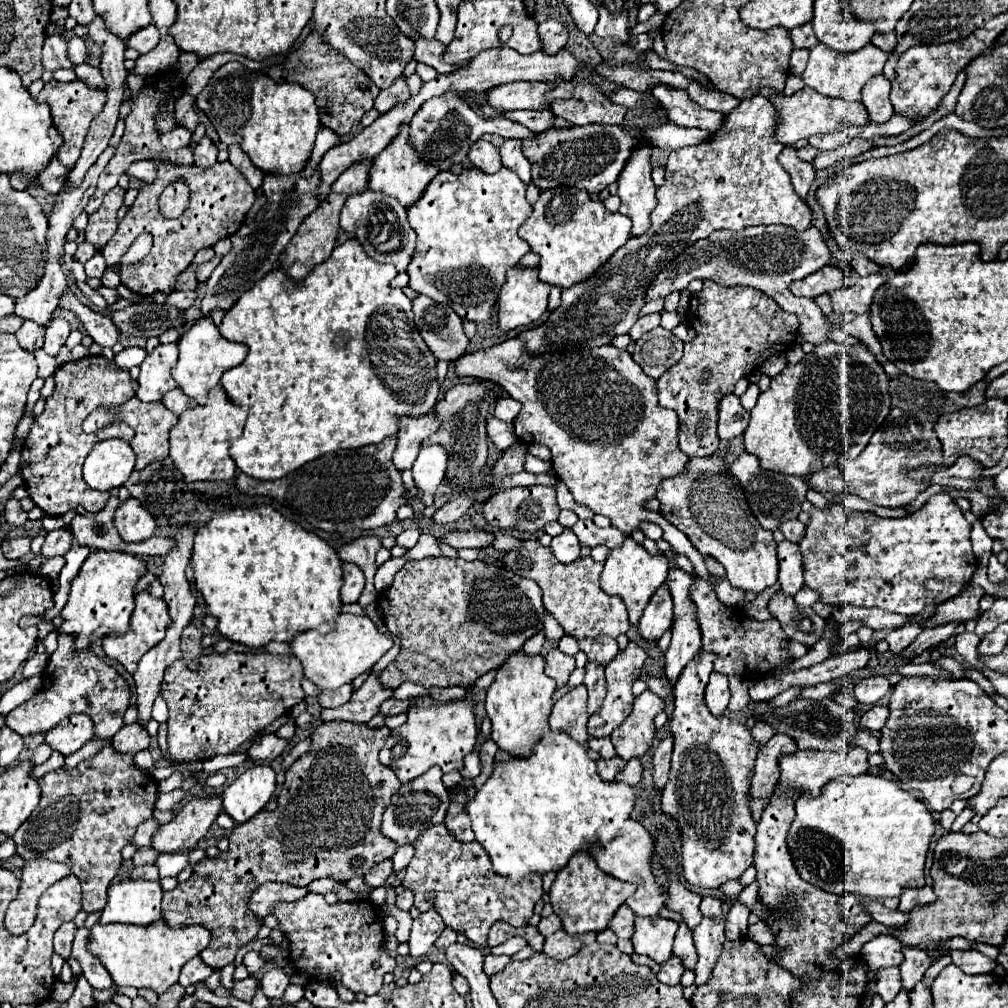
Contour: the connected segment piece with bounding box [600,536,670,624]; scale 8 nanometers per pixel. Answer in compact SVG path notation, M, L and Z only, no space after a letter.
M630 536L622 542L622 546L612 548L606 562L604 562L604 570L600 574L600 586L606 594L618 594L622 598L622 602L628 608L630 614L630 622L638 624L650 596L654 594L654 590L666 580L668 576L668 558L666 554L650 554L642 544L634 542Z

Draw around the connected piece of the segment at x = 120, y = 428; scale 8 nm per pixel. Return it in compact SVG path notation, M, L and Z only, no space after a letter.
M94 354L62 364L54 372L54 380L54 392L50 398L46 398L46 408L42 416L34 420L22 446L22 478L26 490L34 504L48 516L62 516L76 506L82 506L86 512L100 512L110 494L92 490L84 482L82 464L94 444L108 438L130 442L134 430L126 424L110 424L110 428L104 428L102 432L86 434L82 430L82 422L98 404L122 404L130 400L136 394L136 380L132 380L128 372L120 370L114 360Z

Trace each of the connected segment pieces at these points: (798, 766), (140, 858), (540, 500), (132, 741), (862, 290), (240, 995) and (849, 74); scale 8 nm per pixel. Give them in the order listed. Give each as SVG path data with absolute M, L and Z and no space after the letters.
M852 746L846 752L810 752L810 750L798 750L794 752L794 756L782 756L780 760L780 770L782 776L780 780L784 784L790 784L796 790L796 798L802 792L810 792L814 796L820 794L820 788L824 784L828 784L834 778L840 776L856 776L856 774L864 774L868 770L868 752L860 746Z
M148 846L148 848L138 848L136 854L134 854L134 858L132 858L132 862L134 862L134 866L144 866L144 864L156 862L158 856L160 856L160 852L156 852L152 846Z
M516 486L498 492L490 500L484 502L482 516L484 520L498 528L498 530L520 530L528 534L536 534L542 530L548 522L554 522L560 514L560 508L556 504L556 488L554 486Z
M132 722L120 728L120 732L112 738L112 746L118 748L118 752L138 752L148 748L150 736L146 728L140 722Z
M876 272L876 274L860 278L854 286L832 292L830 298L832 298L832 304L834 304L834 312L838 312L838 314L844 314L844 312L852 312L852 314L868 312L872 296L878 290L878 286L884 284L884 280L886 280L886 276Z
M250 976L244 978L244 980L234 980L232 994L234 994L234 998L238 998L238 1000L250 1002L252 996L254 996L254 992L256 992L256 986L258 986L258 982L256 982L254 978L250 978Z
M816 44L814 48L810 48L808 66L802 74L802 80L808 88L812 88L824 96L854 102L854 100L860 100L860 92L862 92L866 80L882 72L886 60L888 60L888 54L882 52L880 48L876 48L874 44L866 44L864 48L860 48L856 52L848 52L848 54L836 52L824 44Z

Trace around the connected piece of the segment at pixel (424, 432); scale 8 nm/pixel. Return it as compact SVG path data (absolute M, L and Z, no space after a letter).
M430 410L422 416L400 416L400 430L398 430L398 446L394 452L394 466L402 472L406 468L412 468L422 442L434 434L434 430L440 426L438 424L436 410Z

